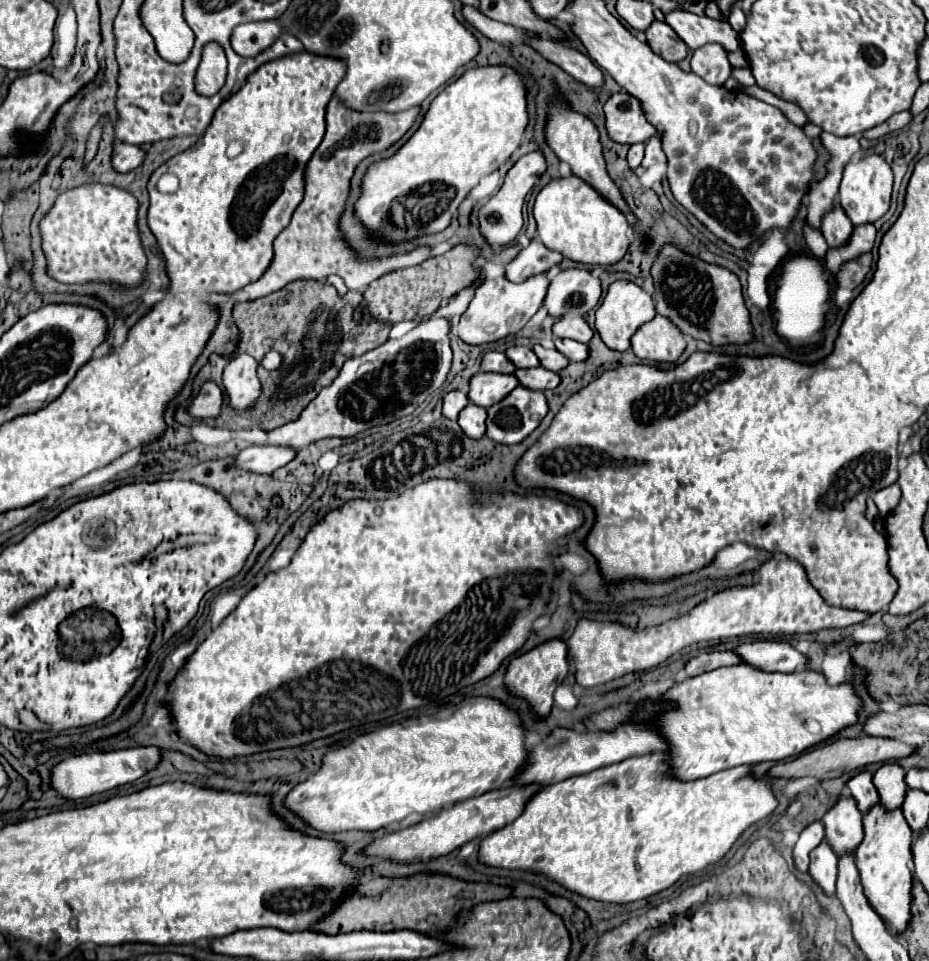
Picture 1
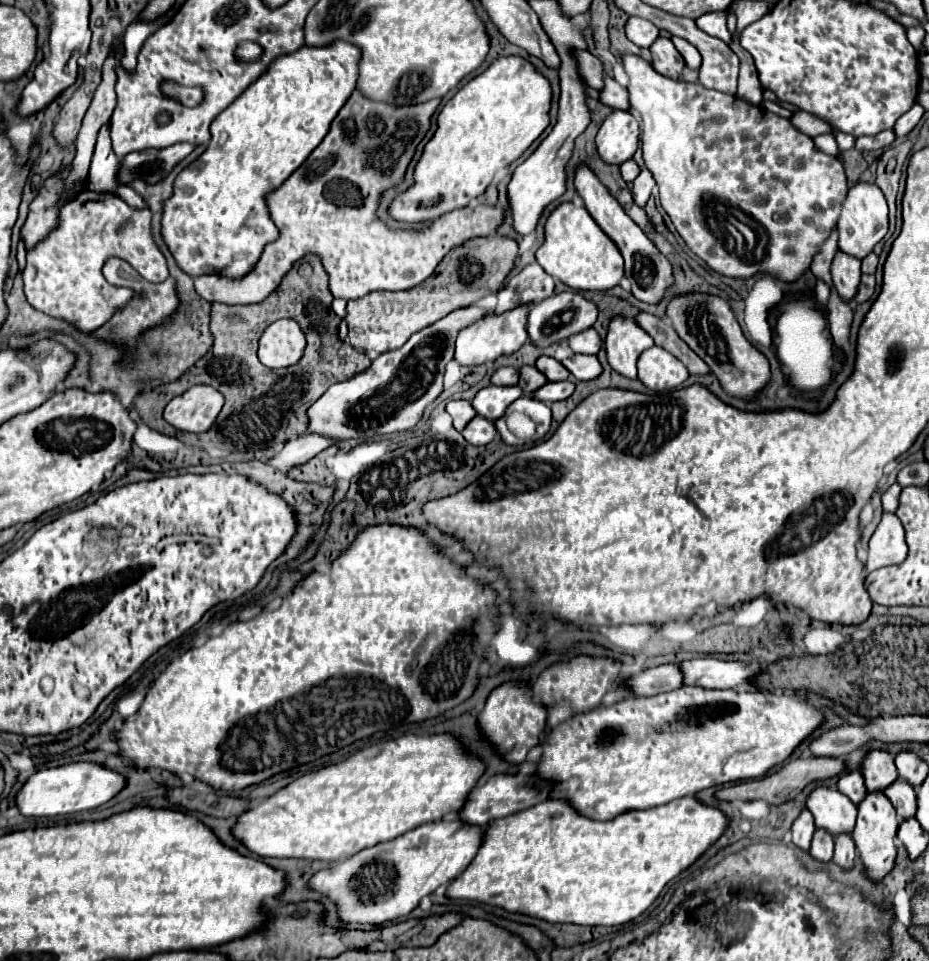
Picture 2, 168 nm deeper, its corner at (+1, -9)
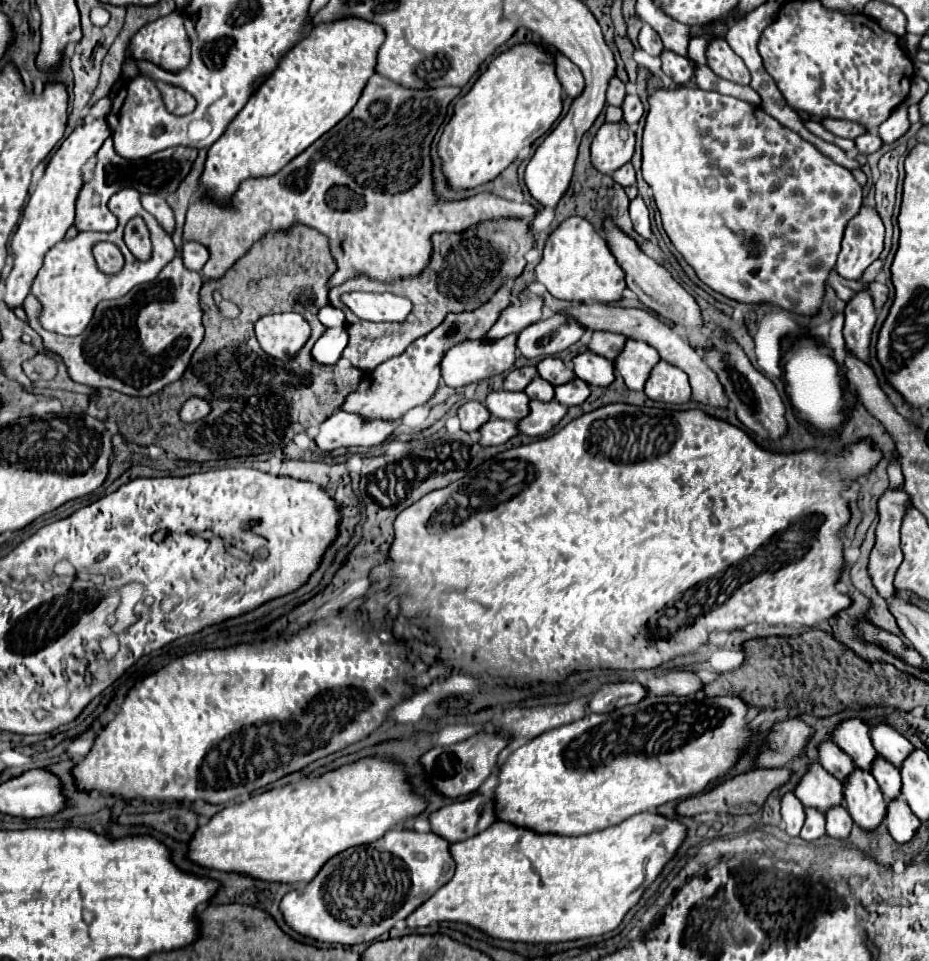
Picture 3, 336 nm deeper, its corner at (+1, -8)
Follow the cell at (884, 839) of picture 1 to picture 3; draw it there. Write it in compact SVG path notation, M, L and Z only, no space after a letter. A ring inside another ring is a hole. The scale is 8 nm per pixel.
M855 769L851 773L845 787L845 807L853 823L863 831L875 831L885 821L887 801L869 771Z

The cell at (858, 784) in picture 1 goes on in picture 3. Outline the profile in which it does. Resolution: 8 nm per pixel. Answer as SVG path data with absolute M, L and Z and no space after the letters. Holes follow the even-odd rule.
M827 741L819 745L819 759L821 759L823 769L827 769L841 783L845 783L847 777L855 771L855 763L851 761L851 757L847 757L847 753L841 751L835 743Z

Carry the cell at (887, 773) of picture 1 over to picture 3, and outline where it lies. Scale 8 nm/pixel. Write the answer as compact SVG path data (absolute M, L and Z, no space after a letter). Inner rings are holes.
M849 719L843 721L835 733L833 733L833 741L853 759L853 763L863 769L863 771L871 771L875 759L879 757L877 749L871 743L869 737L869 727L865 723L861 723L859 719Z

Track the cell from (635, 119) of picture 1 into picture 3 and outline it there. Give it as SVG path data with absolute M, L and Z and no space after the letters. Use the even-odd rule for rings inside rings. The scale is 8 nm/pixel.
M621 119L617 123L603 123L591 143L591 163L597 171L613 175L625 165L635 151L635 133Z

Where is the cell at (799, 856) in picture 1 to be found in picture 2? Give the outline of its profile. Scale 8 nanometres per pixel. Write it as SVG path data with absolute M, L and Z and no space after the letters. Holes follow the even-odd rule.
M803 808L801 814L795 818L791 832L793 832L793 844L801 850L809 850L811 838L813 838L813 832L815 832L815 822L813 822L813 816L807 808Z

